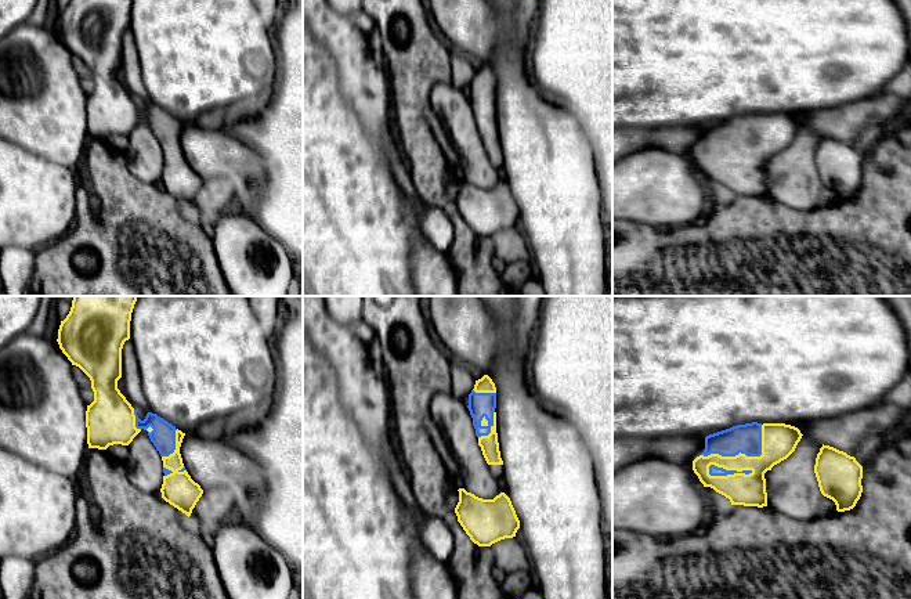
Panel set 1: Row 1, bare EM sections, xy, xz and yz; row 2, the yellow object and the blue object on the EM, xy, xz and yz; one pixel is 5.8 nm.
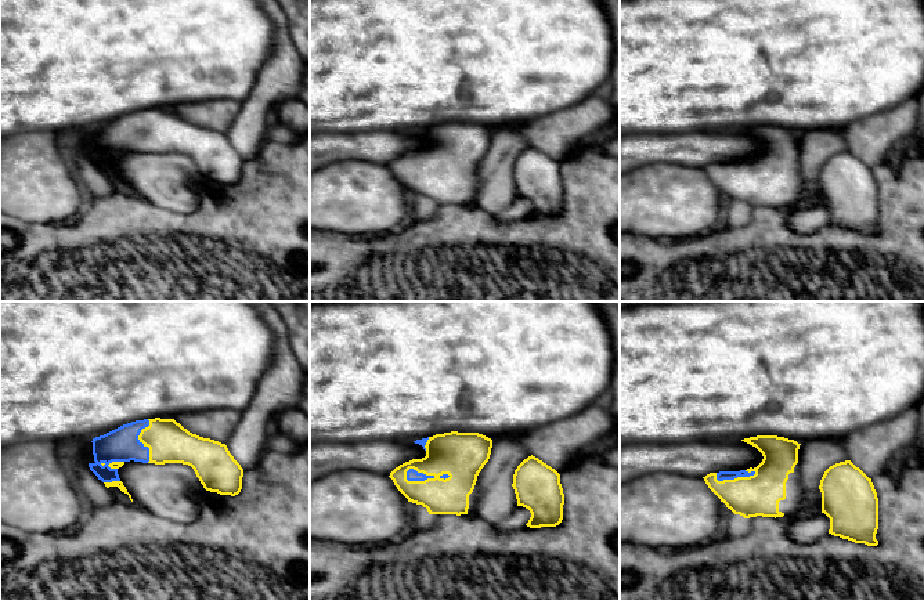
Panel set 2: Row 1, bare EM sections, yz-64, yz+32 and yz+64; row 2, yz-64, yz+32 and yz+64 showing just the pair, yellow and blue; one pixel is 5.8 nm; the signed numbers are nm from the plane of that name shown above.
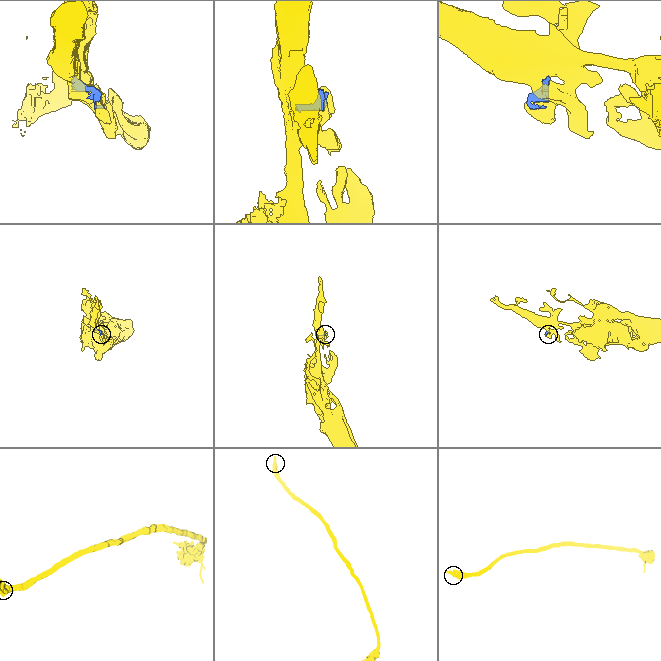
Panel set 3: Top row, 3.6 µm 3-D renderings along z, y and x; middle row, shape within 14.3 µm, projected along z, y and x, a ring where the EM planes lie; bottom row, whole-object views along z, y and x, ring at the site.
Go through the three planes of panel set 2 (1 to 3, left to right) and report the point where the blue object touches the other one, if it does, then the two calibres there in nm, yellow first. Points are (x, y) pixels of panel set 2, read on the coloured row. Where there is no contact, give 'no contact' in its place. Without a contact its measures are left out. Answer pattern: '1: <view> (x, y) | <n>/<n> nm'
1: yz-64 (140, 440) | 240/200 nm
2: yz+32 (421, 472) | 260/70 nm
3: yz+64 (735, 479) | 240/60 nm

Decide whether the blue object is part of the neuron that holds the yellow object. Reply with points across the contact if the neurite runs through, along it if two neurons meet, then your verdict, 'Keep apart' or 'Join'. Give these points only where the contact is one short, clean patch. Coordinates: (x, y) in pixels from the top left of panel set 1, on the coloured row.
Join

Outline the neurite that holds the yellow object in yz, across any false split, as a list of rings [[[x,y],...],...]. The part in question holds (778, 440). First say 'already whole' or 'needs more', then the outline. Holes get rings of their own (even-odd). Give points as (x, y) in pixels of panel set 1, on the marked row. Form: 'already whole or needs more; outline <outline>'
needs more; outline [[[745,423],[705,437],[704,452],[693,461],[693,470],[704,487],[730,499],[731,505],[767,506],[764,473],[787,459],[802,439],[798,427],[785,423]]]

